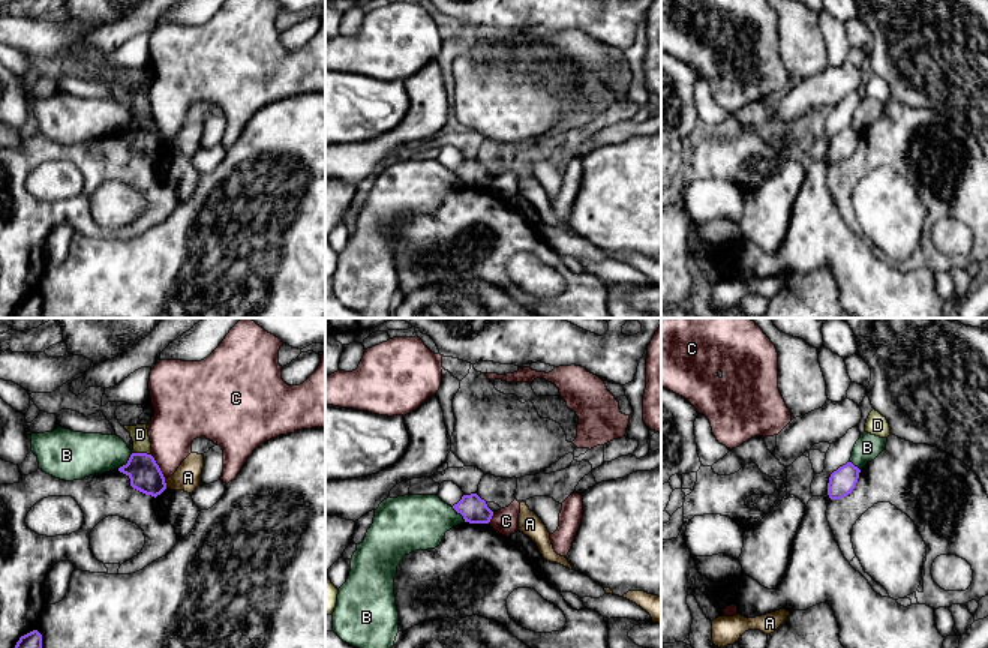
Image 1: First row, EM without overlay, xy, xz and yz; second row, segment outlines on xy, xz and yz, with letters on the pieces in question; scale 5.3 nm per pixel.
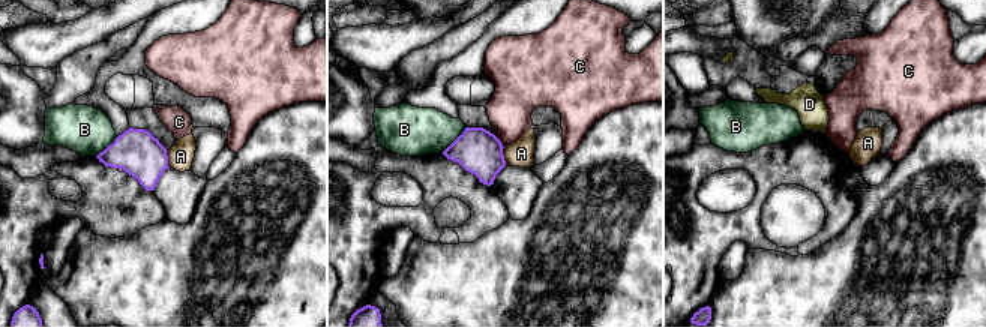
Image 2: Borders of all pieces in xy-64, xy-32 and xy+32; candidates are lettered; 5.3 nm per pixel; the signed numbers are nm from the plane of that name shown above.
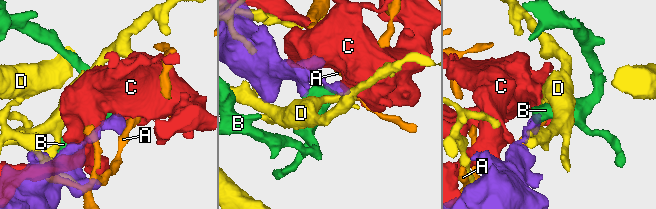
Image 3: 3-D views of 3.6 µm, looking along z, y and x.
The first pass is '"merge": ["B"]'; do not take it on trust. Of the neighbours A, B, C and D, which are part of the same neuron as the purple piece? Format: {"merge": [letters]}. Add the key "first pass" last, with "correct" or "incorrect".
{"merge": [], "first pass": "incorrect"}

